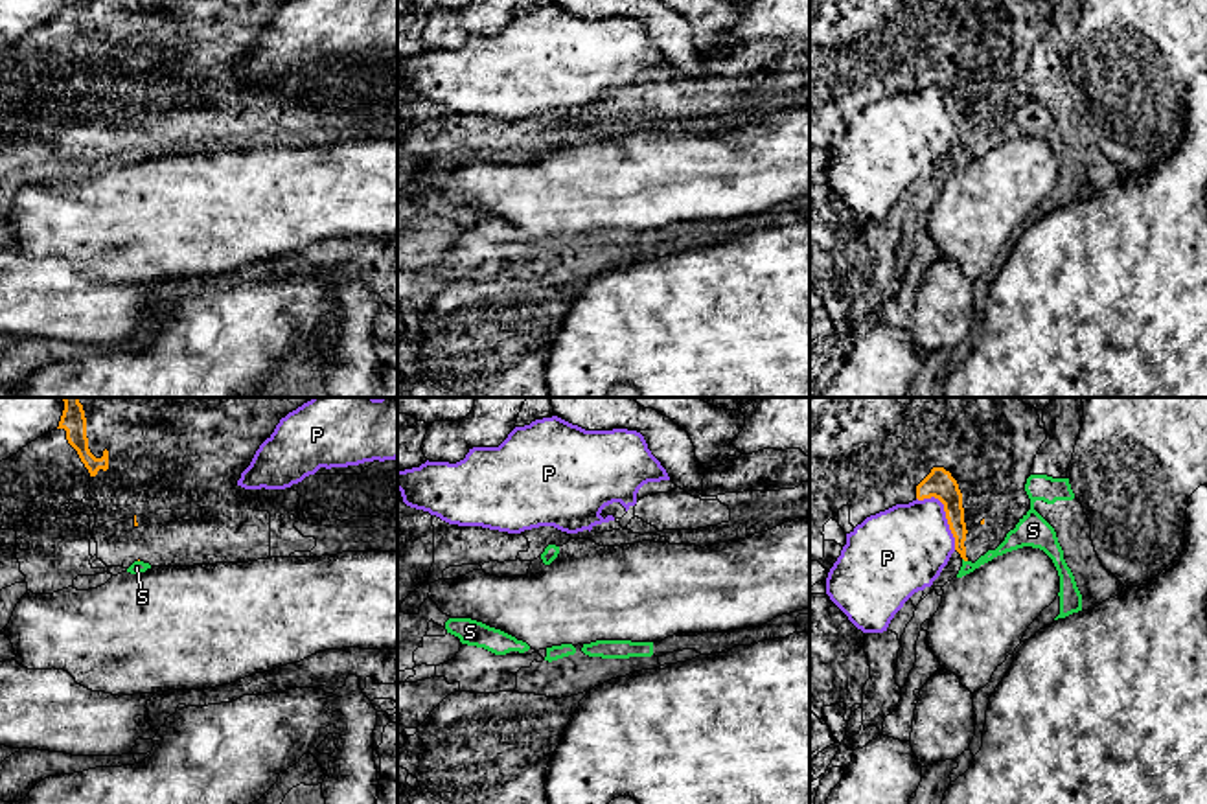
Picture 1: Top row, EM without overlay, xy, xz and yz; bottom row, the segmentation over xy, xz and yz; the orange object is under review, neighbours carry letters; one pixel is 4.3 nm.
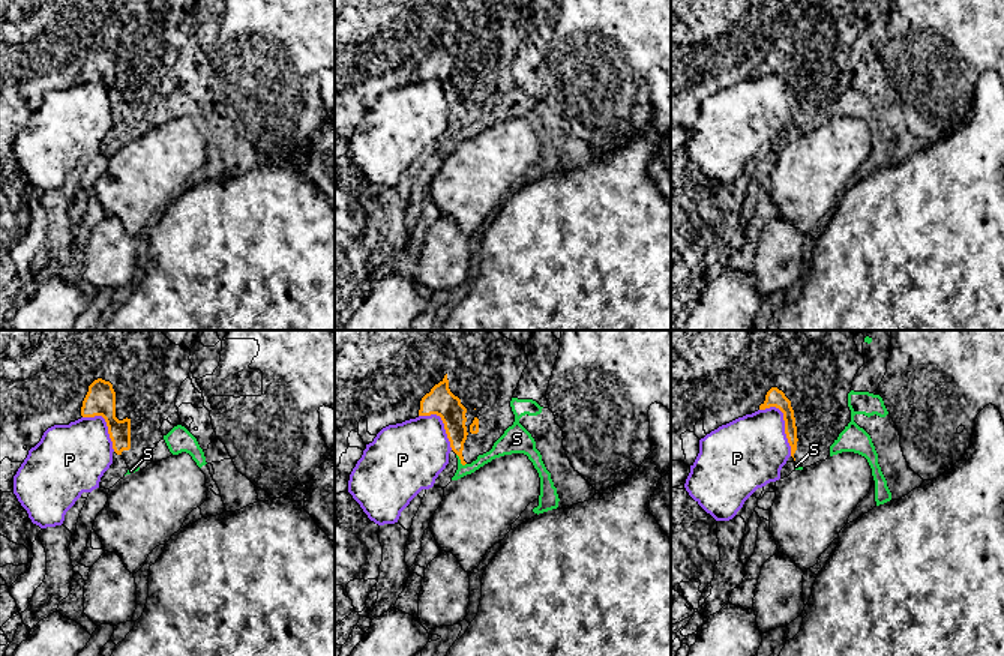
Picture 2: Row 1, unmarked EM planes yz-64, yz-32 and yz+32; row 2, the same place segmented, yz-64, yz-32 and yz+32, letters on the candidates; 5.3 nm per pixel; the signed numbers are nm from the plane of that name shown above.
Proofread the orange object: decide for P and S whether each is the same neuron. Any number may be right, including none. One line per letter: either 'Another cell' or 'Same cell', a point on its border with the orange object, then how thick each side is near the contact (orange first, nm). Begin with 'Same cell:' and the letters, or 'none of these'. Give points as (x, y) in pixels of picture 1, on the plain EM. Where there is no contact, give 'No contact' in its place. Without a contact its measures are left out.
Same cell: S
P: Another cell. Touches orange at yz (946, 102). Thickness 120 nm (orange) against 380 nm
S: Same cell. Touches orange at yz (965, 148). Thickness 80 nm (orange) against 90 nm

